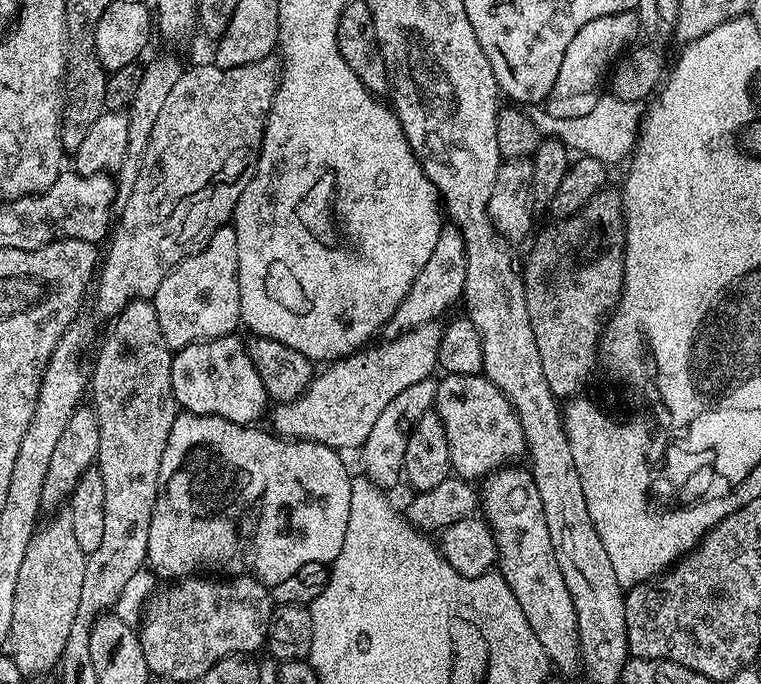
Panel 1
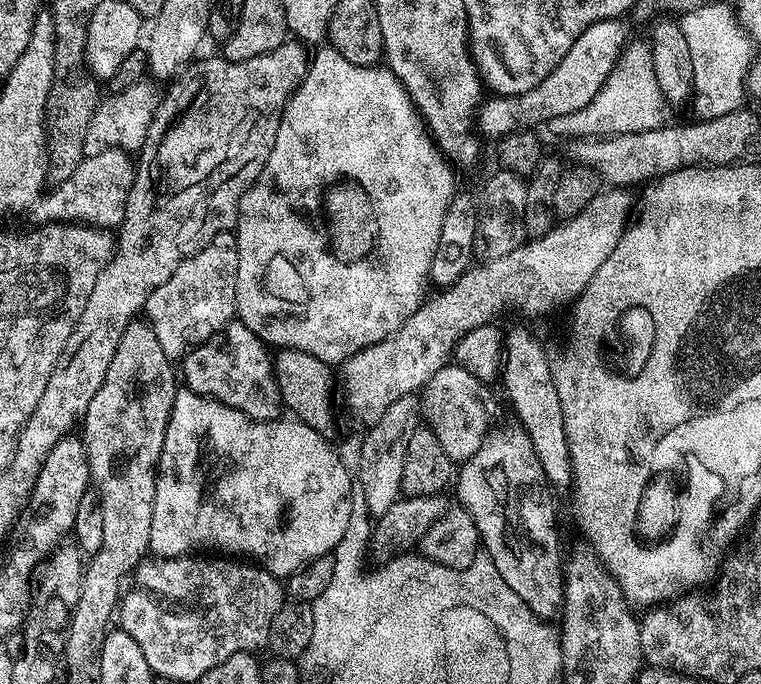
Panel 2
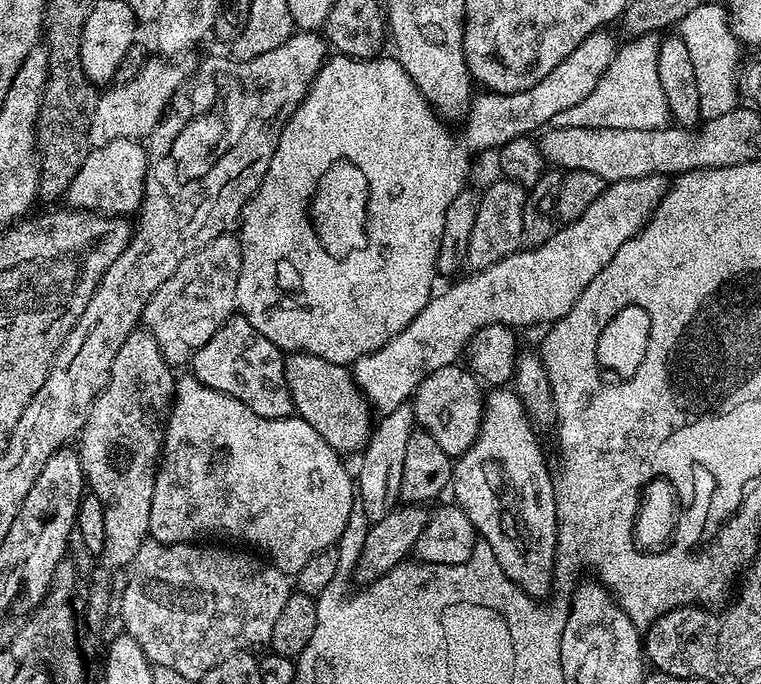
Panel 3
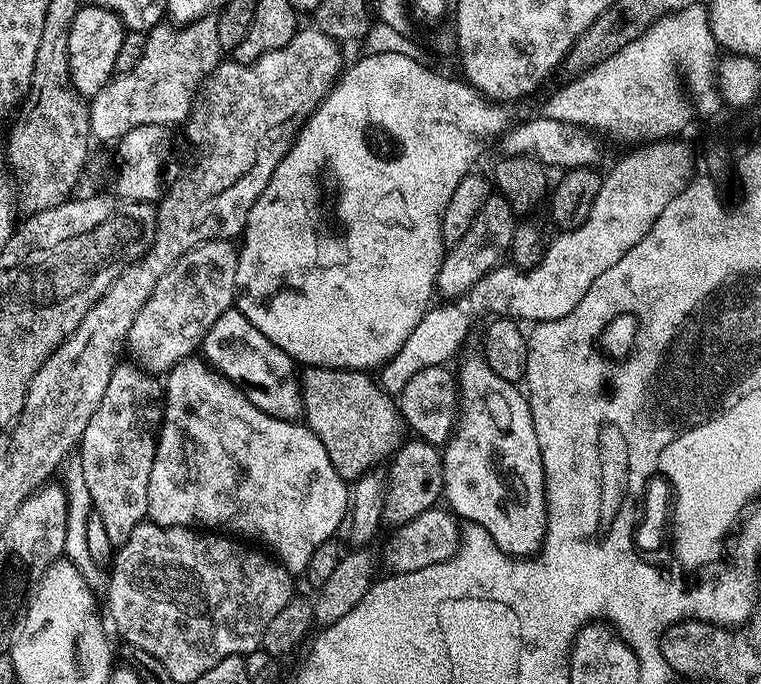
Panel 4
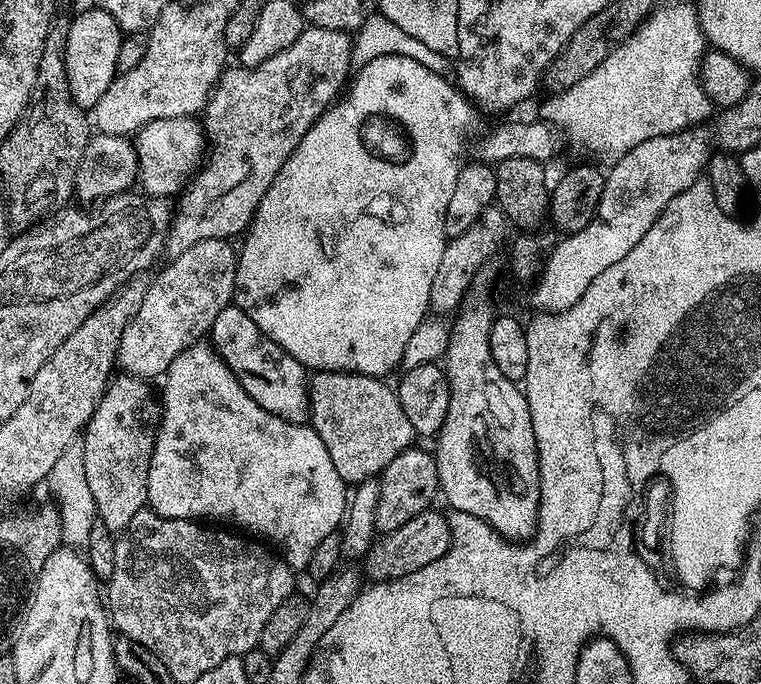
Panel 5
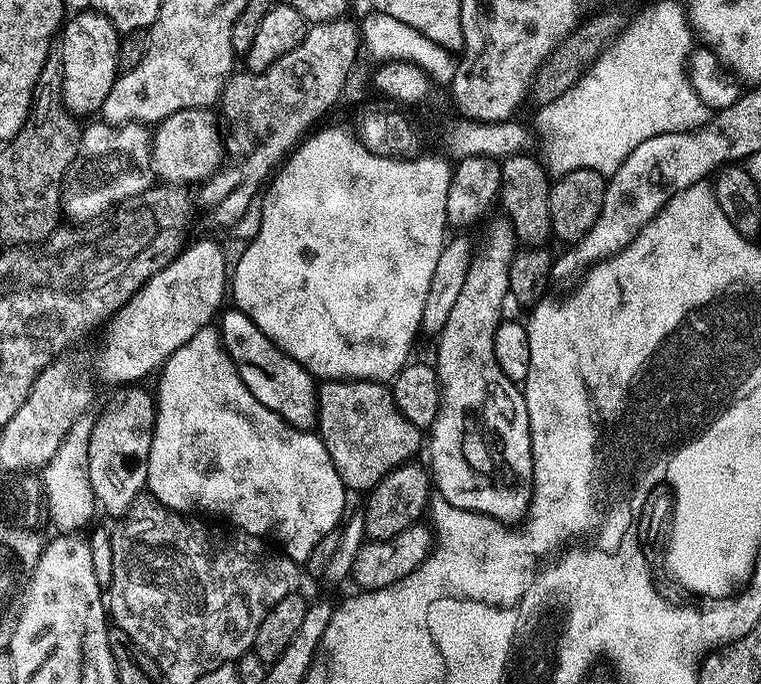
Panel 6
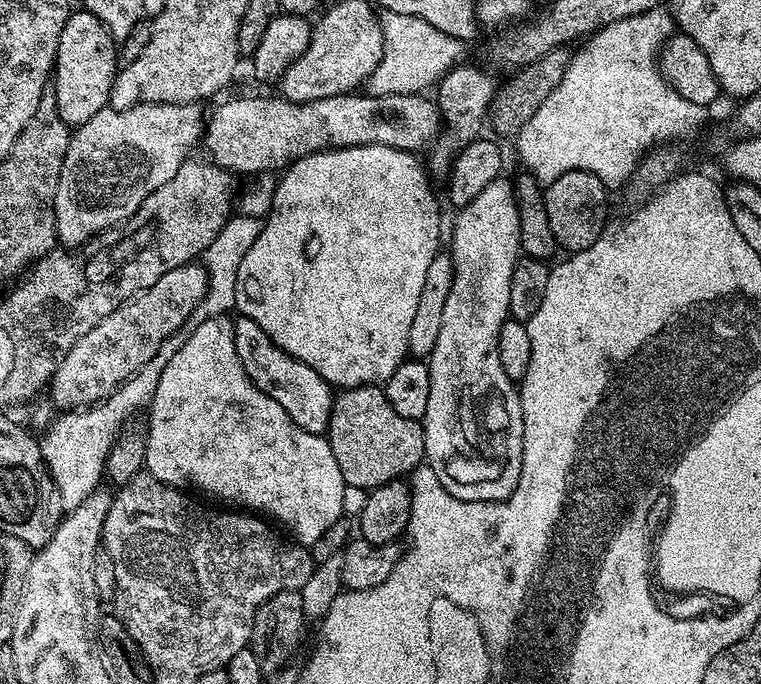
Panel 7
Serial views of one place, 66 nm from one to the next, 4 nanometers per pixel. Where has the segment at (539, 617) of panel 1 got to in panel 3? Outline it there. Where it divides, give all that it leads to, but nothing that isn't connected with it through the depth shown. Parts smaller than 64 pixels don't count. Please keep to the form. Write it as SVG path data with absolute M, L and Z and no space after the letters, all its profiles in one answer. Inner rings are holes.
M496 386L491 389L492 392L483 397L484 410L480 418L480 432L476 435L476 440L470 446L470 450L466 450L453 463L452 466L452 482L450 492L453 492L455 503L470 518L470 522L475 526L479 539L485 540L488 549L494 554L494 558L498 562L498 566L502 566L502 570L506 574L506 578L510 578L510 582L514 582L528 596L533 598L544 598L548 591L554 585L554 573L556 571L556 486L554 483L553 473L548 473L548 464L544 461L544 454L540 450L540 444L536 441L537 429L533 427L528 419L527 413L524 411L523 404L517 398L515 391L508 386Z

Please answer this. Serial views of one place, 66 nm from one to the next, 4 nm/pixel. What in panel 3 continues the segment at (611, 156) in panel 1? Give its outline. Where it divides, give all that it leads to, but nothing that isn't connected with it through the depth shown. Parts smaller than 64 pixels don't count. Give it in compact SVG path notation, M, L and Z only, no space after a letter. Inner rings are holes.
M655 35L637 36L629 39L628 44L621 43L616 49L616 56L610 66L598 78L598 86L578 102L578 106L570 106L555 118L555 127L610 127L614 130L658 130L669 127L670 117L666 98L662 94L662 82L658 82L658 50L660 45Z

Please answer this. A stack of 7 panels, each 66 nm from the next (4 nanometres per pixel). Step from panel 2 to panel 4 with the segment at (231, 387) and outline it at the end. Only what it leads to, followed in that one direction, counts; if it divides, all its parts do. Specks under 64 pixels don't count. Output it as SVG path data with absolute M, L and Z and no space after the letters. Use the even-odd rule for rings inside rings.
M230 307L210 326L202 345L205 361L232 385L242 390L246 398L258 410L270 414L279 420L301 419L304 403L300 393L298 368L294 361L282 351L258 326L254 326L237 308ZM204 352L204 353L203 353ZM297 371L297 372L296 372Z

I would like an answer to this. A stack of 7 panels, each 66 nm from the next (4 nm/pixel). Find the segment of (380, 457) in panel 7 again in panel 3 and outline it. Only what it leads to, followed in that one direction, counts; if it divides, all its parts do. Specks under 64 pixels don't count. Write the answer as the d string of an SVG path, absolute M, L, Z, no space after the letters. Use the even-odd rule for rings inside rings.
M290 352L284 357L284 378L295 415L310 422L334 451L359 453L368 445L374 427L374 412L360 394L351 371L343 364L326 362L305 352Z

